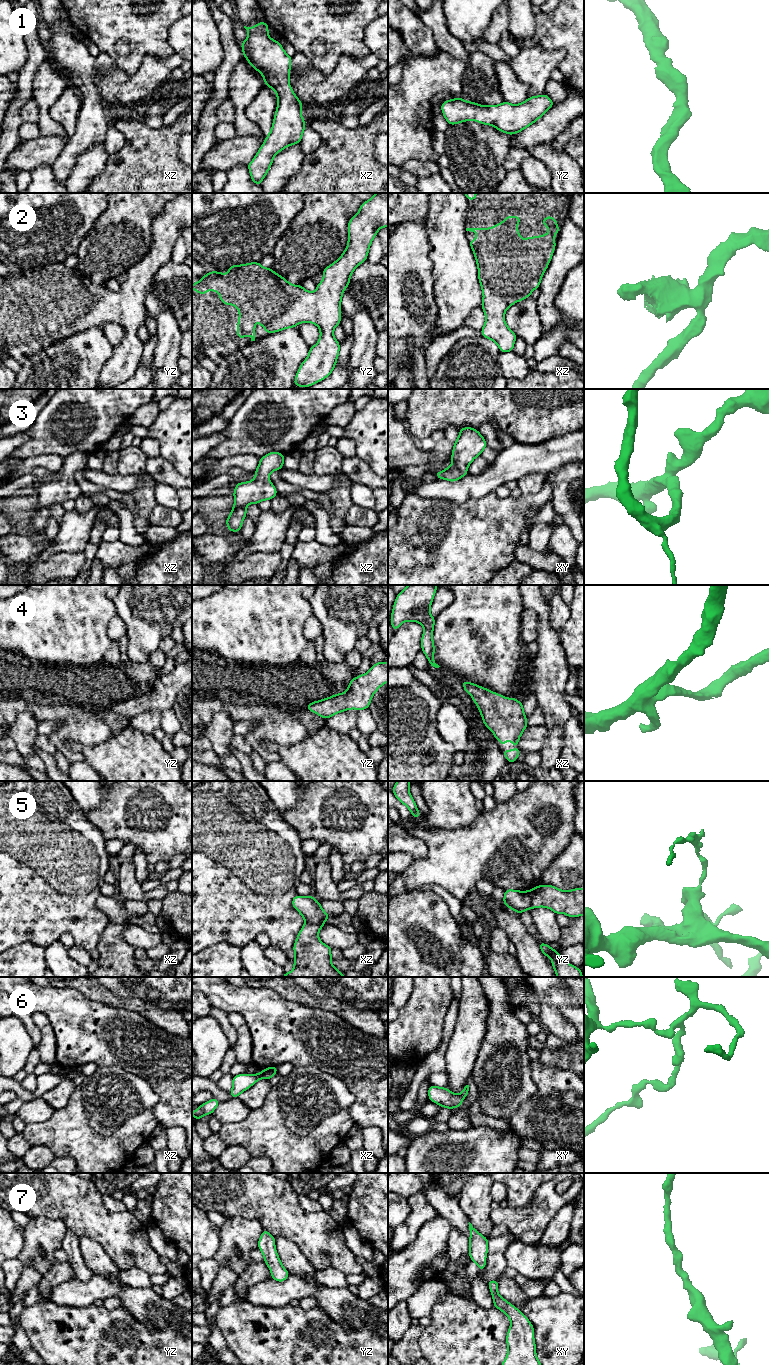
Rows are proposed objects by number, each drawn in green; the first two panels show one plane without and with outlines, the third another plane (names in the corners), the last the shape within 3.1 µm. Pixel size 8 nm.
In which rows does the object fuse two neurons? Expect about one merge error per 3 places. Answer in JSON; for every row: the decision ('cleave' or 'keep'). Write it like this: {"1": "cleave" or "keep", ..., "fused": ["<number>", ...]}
{"1": "keep", "2": "keep", "3": "keep", "4": "keep", "5": "keep", "6": "cleave", "7": "keep", "fused": ["6"]}

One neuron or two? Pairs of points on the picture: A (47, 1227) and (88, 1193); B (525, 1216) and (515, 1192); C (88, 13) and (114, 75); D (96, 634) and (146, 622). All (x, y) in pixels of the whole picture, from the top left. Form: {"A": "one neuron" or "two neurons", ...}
{"A": "two neurons", "B": "two neurons", "C": "two neurons", "D": "two neurons"}

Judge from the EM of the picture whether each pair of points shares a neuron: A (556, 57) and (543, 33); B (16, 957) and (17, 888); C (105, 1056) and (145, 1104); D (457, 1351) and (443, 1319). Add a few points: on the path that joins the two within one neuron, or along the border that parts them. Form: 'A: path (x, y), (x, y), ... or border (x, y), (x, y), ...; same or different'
A: border (538, 44), (565, 52), (558, 67); different
B: border (40, 945), (23, 941), (10, 948); different
C: border (98, 1066), (120, 1066), (136, 1075); different
D: path (457, 1343), (457, 1333), (451, 1327); same

